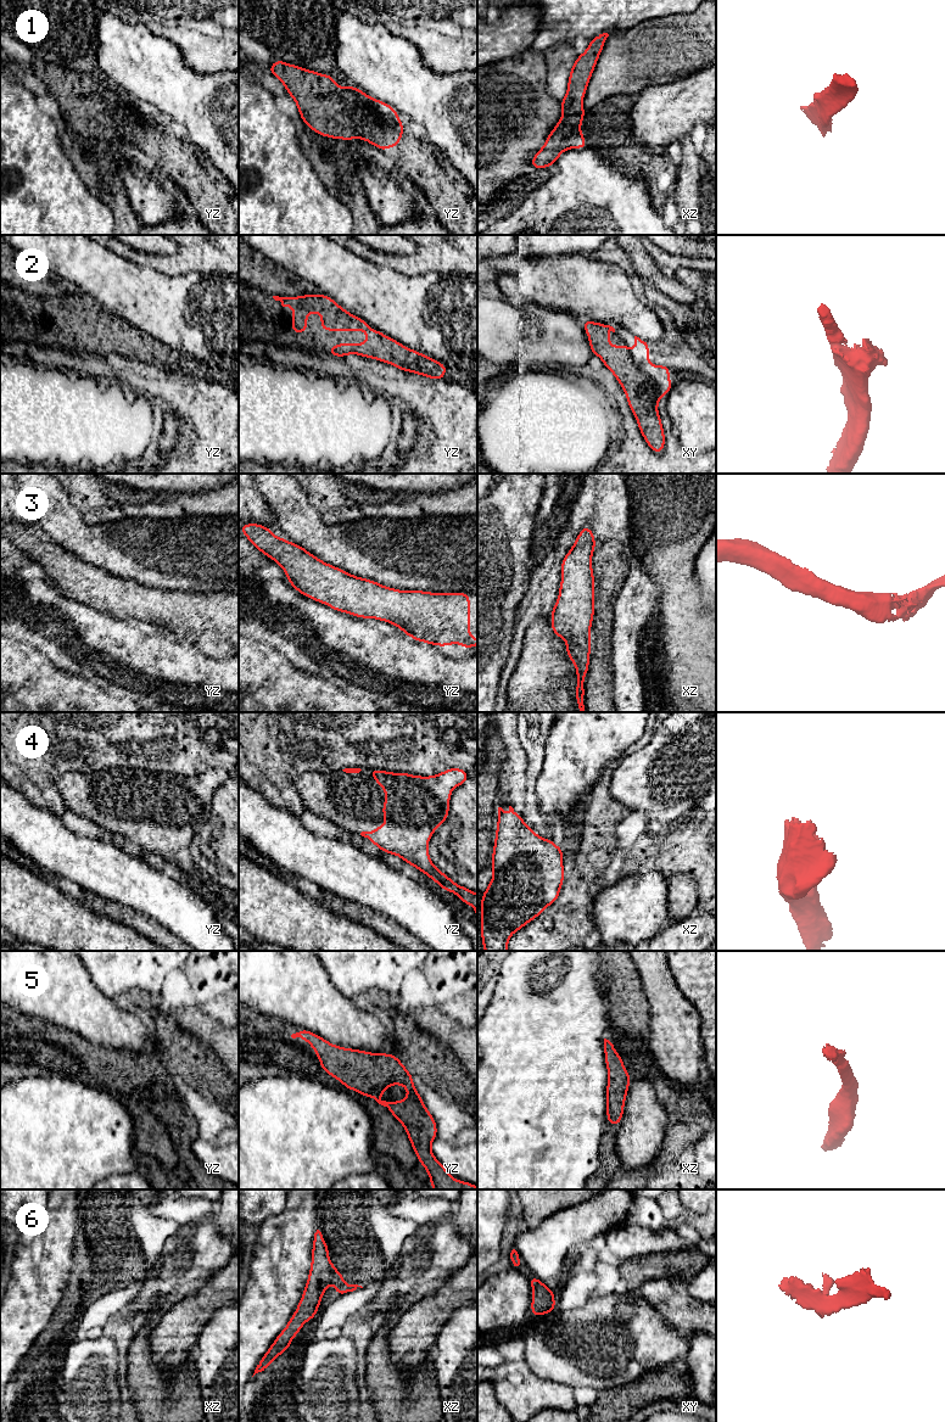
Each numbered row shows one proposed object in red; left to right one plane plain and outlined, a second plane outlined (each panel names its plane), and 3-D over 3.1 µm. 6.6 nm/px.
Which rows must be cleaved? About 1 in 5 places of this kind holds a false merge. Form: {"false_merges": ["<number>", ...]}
{"false_merges": []}

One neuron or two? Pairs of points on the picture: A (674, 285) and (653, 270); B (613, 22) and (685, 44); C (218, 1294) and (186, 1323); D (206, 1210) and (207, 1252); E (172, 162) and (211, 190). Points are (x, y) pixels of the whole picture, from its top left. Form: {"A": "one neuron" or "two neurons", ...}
{"A": "one neuron", "B": "two neurons", "C": "one neuron", "D": "two neurons", "E": "one neuron"}

